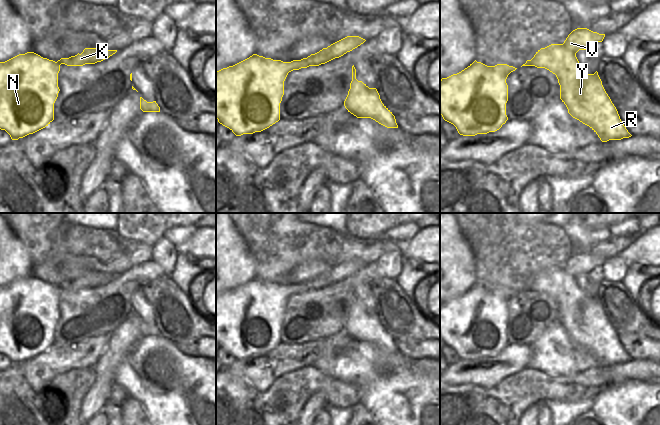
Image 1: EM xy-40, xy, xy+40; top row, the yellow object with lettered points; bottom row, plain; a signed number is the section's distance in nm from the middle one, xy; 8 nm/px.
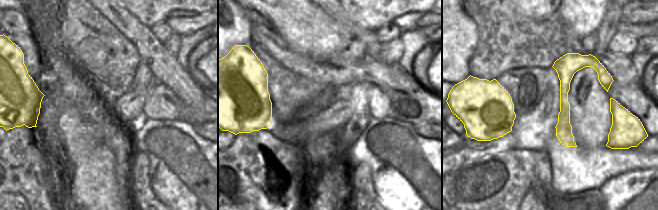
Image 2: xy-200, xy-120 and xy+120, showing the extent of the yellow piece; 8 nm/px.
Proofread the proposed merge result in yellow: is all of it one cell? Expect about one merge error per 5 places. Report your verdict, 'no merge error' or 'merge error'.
no merge error

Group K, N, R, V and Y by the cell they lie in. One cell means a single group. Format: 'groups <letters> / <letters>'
groups K N R V Y

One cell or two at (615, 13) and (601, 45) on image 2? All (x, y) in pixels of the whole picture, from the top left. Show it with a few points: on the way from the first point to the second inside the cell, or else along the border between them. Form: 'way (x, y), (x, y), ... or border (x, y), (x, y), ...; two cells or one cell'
way (610, 21), (604, 32), (604, 37); one cell

